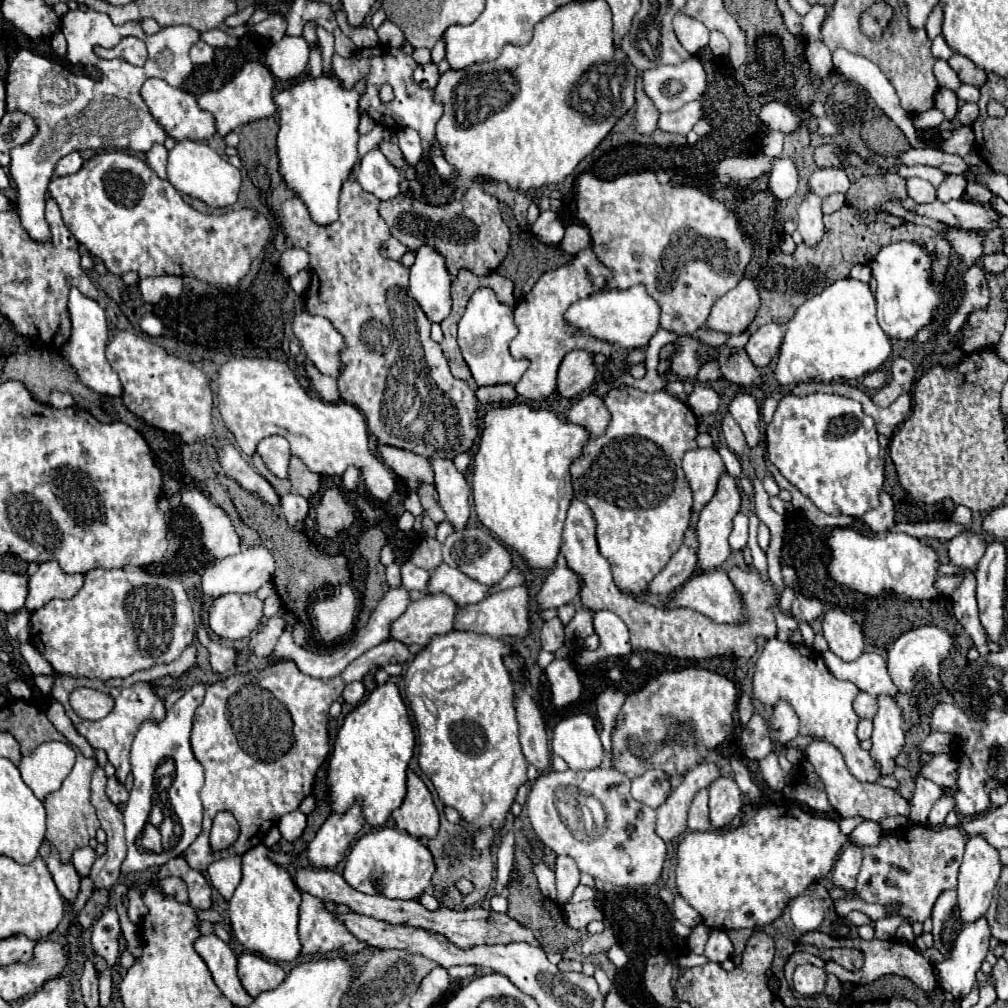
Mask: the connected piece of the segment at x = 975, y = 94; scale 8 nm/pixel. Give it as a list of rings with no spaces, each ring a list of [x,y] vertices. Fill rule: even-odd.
[[[962,84],[962,86],[956,90],[956,96],[958,96],[958,100],[962,100],[962,102],[978,102],[978,100],[980,100],[980,90],[978,90],[976,86]]]

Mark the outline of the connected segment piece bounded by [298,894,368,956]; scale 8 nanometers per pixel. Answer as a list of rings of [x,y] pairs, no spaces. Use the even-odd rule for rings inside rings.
[[[302,894],[298,936],[302,942],[302,954],[306,956],[324,956],[332,952],[358,954],[368,946],[350,934],[344,922],[328,912],[320,898],[310,894]]]

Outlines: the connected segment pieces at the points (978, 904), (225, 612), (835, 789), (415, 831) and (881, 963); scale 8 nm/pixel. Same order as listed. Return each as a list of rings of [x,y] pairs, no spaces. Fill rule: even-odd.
[[[972,836],[966,842],[964,860],[962,860],[960,872],[958,872],[958,910],[960,910],[962,922],[966,922],[966,924],[976,922],[980,916],[986,914],[988,904],[992,900],[996,880],[1000,876],[1000,870],[1002,870],[1002,864],[1000,864],[998,850],[992,848],[982,836]]]
[[[224,594],[210,606],[210,628],[228,640],[248,638],[262,620],[262,602],[256,594]]]
[[[812,742],[806,750],[804,750],[806,758],[812,762],[812,766],[816,768],[818,776],[822,778],[824,786],[826,786],[826,796],[830,800],[830,804],[834,806],[834,810],[848,818],[848,816],[862,816],[868,820],[882,820],[886,816],[910,816],[910,808],[908,802],[896,794],[890,788],[882,788],[878,784],[868,784],[868,782],[860,782],[856,780],[848,768],[846,762],[842,758],[842,754],[828,742]]]
[[[408,770],[408,792],[402,806],[392,814],[396,826],[414,838],[434,838],[440,828],[440,814],[434,806],[432,794],[426,784]]]
[[[808,932],[808,934],[802,934],[798,938],[798,944],[806,944],[806,946],[822,946],[822,948],[840,948],[840,946],[850,946],[850,948],[858,948],[862,954],[864,954],[864,966],[858,970],[858,972],[848,972],[844,970],[842,966],[830,962],[828,964],[828,970],[836,974],[836,978],[840,982],[852,982],[852,984],[868,984],[868,982],[874,982],[878,980],[880,976],[886,976],[886,974],[896,974],[900,978],[908,978],[912,980],[918,988],[922,988],[926,994],[934,992],[936,988],[936,976],[934,976],[934,966],[922,958],[918,952],[914,952],[912,946],[908,944],[902,944],[902,942],[892,942],[892,940],[870,940],[870,942],[860,942],[860,938],[844,938],[844,940],[834,940],[826,934],[820,934],[820,932]]]

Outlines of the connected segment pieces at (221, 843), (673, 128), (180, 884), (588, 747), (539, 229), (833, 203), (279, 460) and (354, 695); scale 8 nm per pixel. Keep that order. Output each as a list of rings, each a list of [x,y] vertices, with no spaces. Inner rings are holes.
[[[220,812],[212,824],[212,834],[210,834],[212,850],[216,852],[222,848],[228,848],[230,844],[234,844],[238,834],[240,834],[240,828],[236,824],[236,818],[230,812]]]
[[[696,100],[696,102],[690,102],[686,106],[682,106],[676,112],[660,114],[658,128],[664,130],[664,132],[670,132],[670,134],[684,134],[686,136],[702,116],[704,116],[702,102]]]
[[[164,878],[164,880],[160,880],[160,888],[166,896],[172,896],[178,902],[184,902],[184,904],[190,902],[188,900],[188,888],[186,888],[184,880],[180,880],[180,878]]]
[[[574,714],[560,720],[552,730],[550,746],[570,770],[594,770],[604,758],[594,718],[588,714]]]
[[[552,210],[540,212],[537,221],[531,226],[531,232],[544,244],[560,244],[564,238],[564,226]]]
[[[832,194],[832,196],[828,196],[828,198],[824,200],[822,212],[824,212],[824,214],[832,214],[832,212],[840,210],[842,206],[844,206],[844,194]]]
[[[268,436],[264,438],[258,448],[256,454],[260,454],[260,458],[264,460],[266,468],[276,474],[278,478],[286,478],[288,476],[288,460],[290,460],[290,446],[288,440],[282,436]]]
[[[352,682],[352,684],[348,684],[346,688],[344,688],[344,700],[348,702],[348,704],[358,704],[360,700],[362,700],[362,696],[364,696],[364,686],[362,686],[362,682]]]

